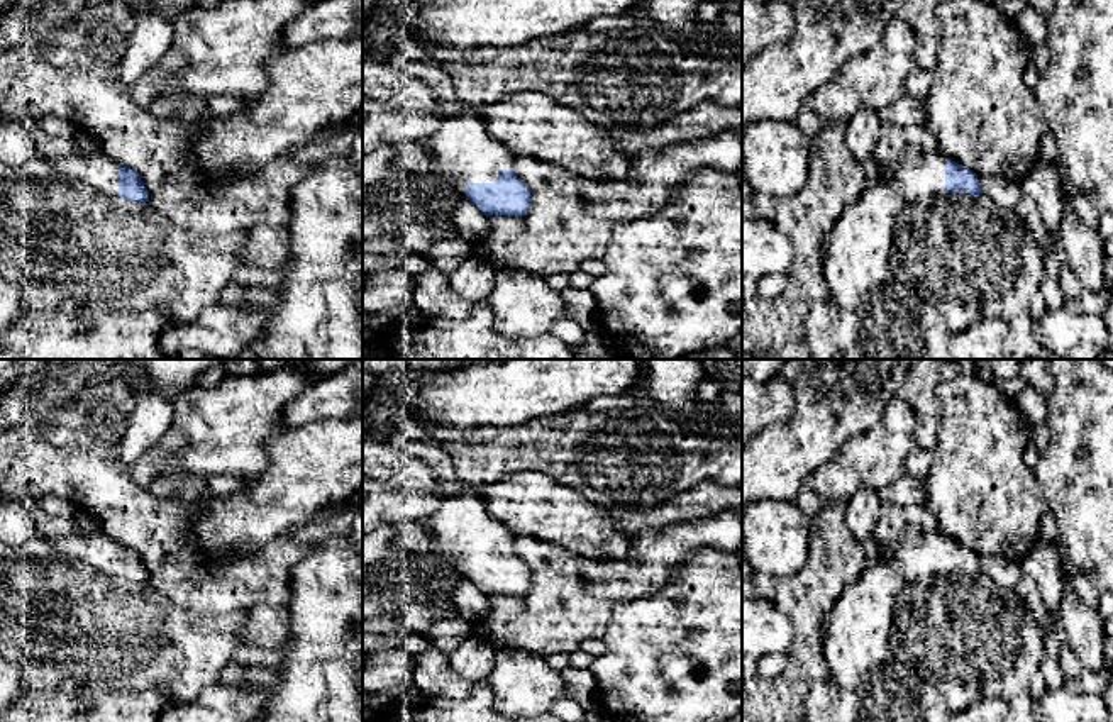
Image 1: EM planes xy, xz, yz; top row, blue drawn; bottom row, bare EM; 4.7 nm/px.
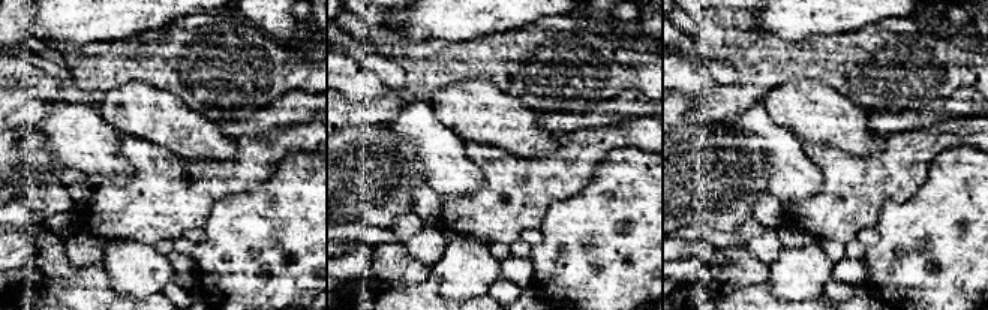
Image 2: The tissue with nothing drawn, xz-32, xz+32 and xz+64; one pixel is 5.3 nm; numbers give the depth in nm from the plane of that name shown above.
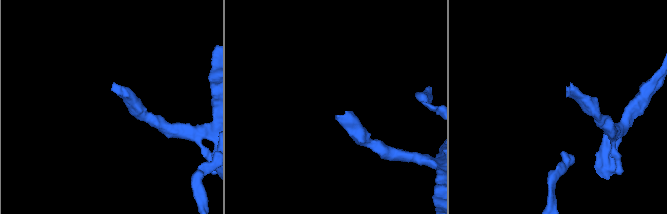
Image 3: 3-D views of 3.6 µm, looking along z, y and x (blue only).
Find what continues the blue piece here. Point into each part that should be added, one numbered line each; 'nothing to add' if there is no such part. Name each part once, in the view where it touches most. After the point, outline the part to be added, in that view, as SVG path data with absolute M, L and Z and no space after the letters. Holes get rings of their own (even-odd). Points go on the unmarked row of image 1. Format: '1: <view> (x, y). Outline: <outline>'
1: xz (463, 533). Outline: M478 495L442 498L435 514L422 519L439 556L464 568L466 563L493 563L500 549L513 549L515 536L488 515Z

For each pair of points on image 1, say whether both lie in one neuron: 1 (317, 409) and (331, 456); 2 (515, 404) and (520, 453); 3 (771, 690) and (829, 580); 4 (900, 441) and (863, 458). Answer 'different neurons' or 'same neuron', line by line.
1: different neurons
2: different neurons
3: same neuron
4: same neuron

